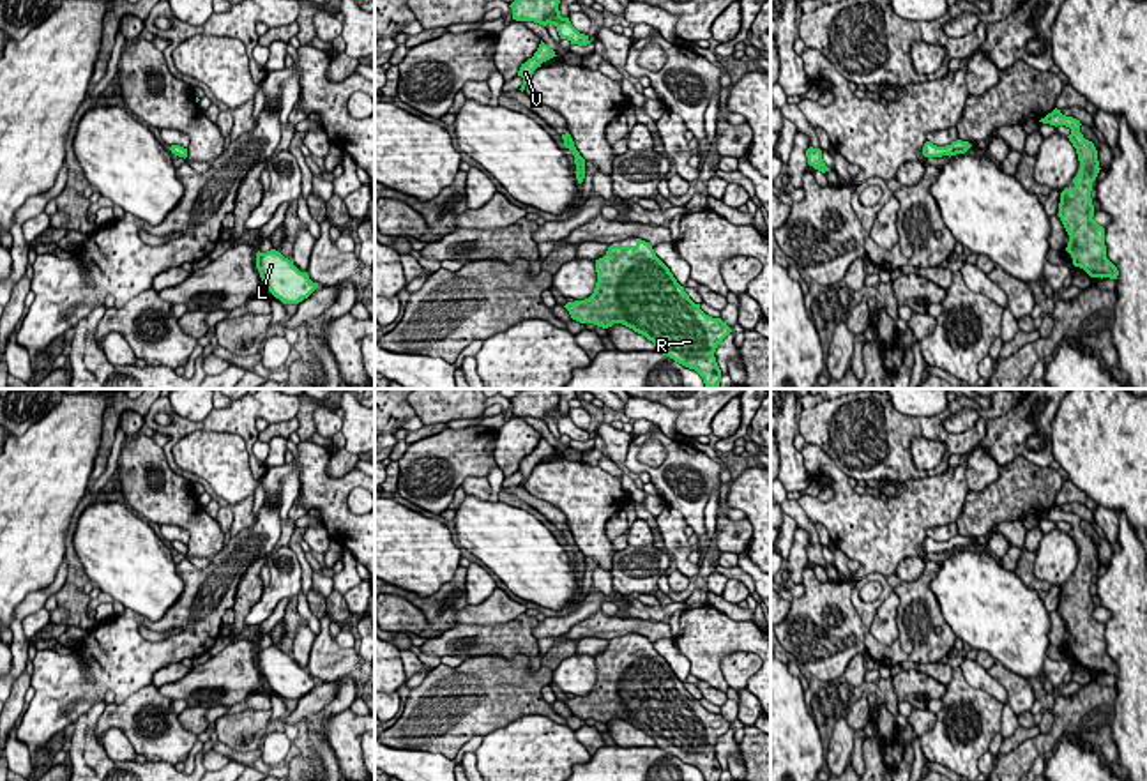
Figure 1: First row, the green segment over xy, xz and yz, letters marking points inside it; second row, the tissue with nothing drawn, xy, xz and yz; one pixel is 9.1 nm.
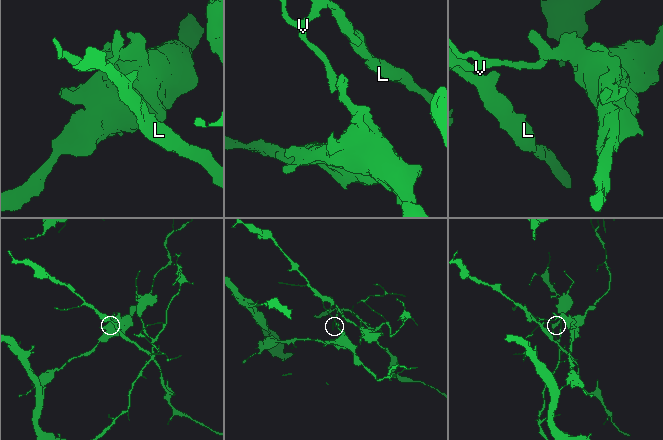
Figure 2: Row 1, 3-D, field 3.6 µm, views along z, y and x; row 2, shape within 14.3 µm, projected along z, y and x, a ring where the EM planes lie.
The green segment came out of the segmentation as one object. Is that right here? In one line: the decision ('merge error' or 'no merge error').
merge error

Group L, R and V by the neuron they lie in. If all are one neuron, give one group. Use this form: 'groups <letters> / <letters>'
groups L V / R

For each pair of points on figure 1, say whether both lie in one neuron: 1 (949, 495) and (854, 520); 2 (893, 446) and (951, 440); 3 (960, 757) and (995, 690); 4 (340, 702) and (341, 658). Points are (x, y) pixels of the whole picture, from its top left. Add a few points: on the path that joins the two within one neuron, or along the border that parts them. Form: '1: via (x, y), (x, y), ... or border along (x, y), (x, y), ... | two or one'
1: via (926, 499), (918, 499), (896, 520), (877, 520) | one
2: via (907, 432), (937, 432) | one
3: border along (960, 668), (972, 686), (990, 693), (1002, 704) | two
4: border along (350, 674), (336, 679) | two

